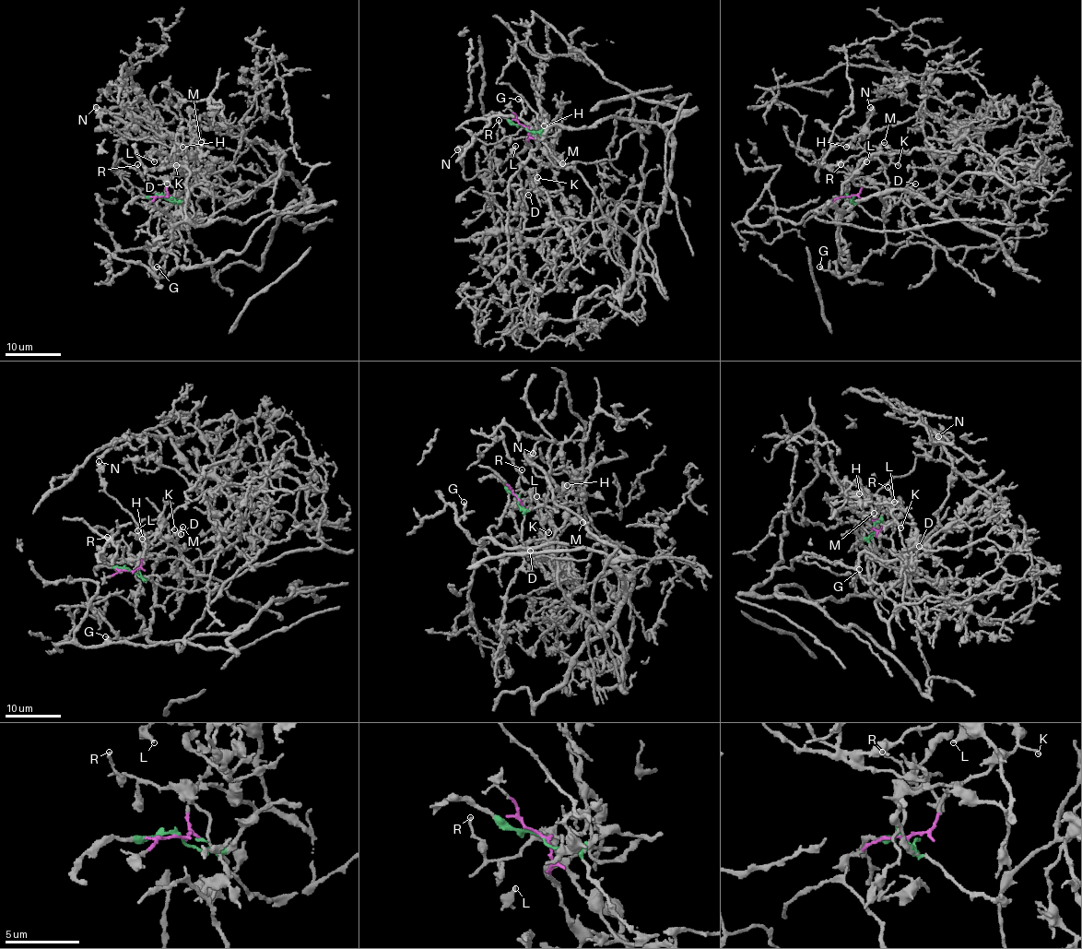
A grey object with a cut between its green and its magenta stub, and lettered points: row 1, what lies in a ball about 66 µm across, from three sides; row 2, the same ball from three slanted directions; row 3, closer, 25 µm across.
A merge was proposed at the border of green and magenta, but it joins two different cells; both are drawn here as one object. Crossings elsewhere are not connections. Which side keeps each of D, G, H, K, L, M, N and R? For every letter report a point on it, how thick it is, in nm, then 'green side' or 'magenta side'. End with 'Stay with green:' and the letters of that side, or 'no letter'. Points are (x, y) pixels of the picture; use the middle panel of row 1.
D: (528, 195) | 180 nm | green side
G: (518, 99) | 320 nm | green side
H: (544, 125) | 500 nm | magenta side
K: (537, 177) | 160 nm | magenta side
L: (515, 146) | 360 nm | magenta side
M: (562, 163) | 200 nm | magenta side
N: (457, 149) | 360 nm | magenta side
R: (499, 120) | 180 nm | magenta side
Stay with green: D, G

